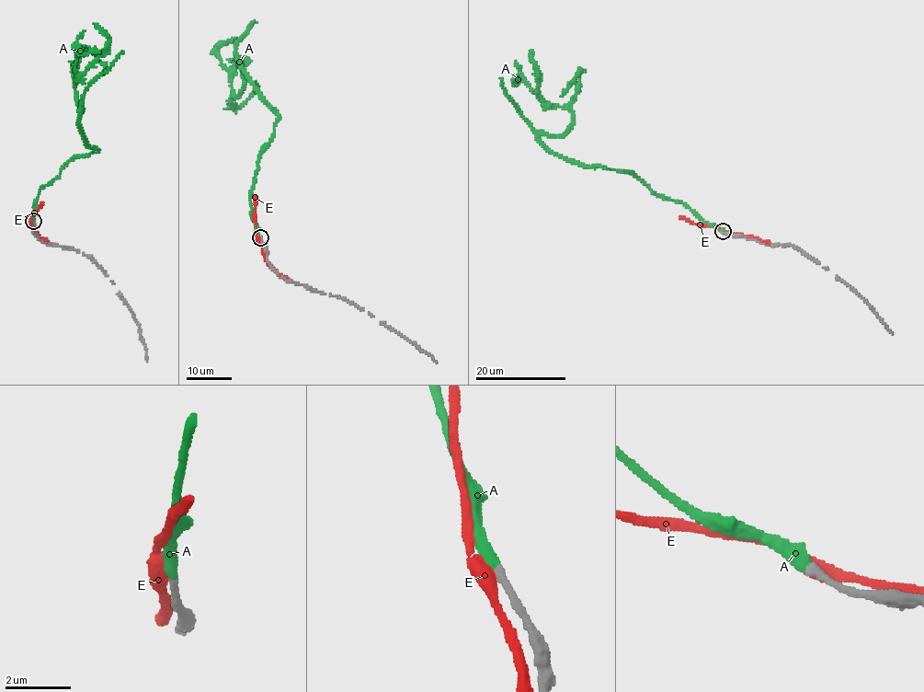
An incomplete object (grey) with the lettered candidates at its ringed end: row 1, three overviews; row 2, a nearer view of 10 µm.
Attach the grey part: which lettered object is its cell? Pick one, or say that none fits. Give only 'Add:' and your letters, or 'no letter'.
Add: A

